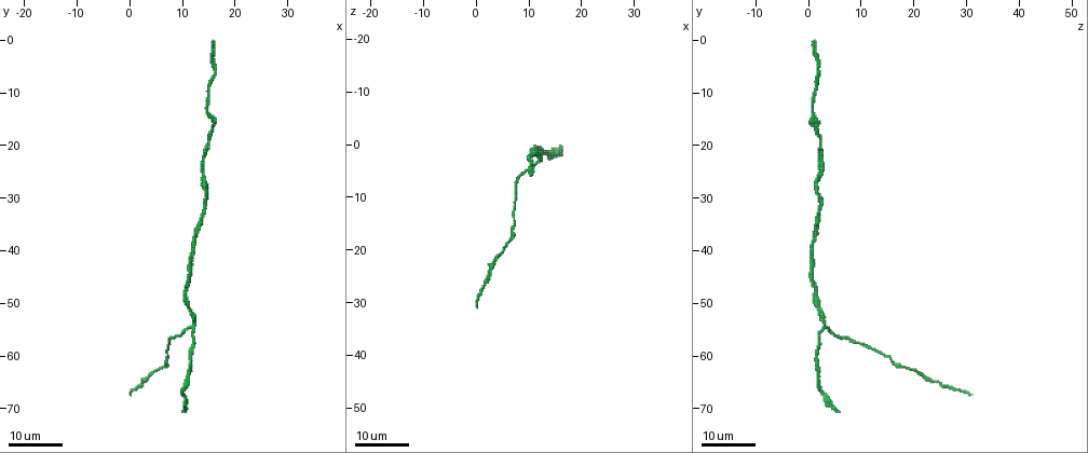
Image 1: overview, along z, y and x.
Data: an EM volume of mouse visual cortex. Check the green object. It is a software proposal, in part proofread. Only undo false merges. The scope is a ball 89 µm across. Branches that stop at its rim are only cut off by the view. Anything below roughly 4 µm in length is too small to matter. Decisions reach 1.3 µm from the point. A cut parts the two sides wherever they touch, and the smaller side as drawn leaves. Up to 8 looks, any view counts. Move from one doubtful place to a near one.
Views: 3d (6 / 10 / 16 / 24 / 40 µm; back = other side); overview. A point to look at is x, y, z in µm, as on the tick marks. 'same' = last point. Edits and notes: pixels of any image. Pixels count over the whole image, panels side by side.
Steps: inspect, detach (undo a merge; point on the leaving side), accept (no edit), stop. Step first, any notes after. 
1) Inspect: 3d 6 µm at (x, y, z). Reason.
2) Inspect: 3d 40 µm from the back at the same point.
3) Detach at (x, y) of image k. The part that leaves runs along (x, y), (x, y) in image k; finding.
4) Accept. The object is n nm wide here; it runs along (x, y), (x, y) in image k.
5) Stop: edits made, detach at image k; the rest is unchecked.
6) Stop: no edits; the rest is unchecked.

Inspect: 3d 24 µm at (14.5, 21.5, 2.5). Calibre changes.

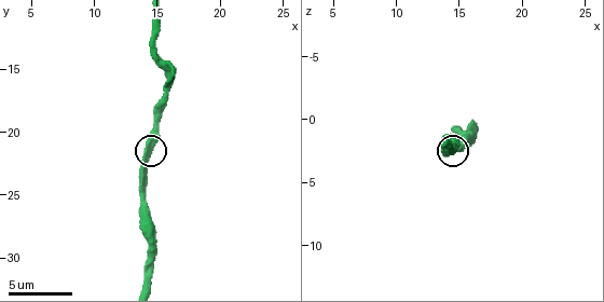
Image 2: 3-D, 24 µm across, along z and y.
Inspect: 3d 10 µm at the same point.

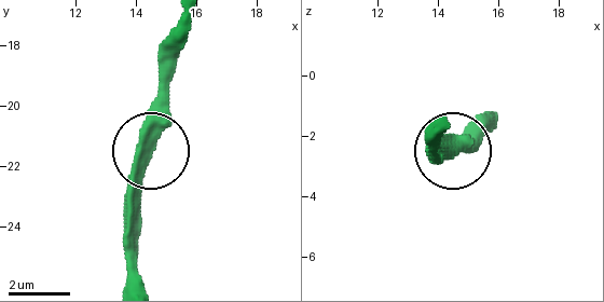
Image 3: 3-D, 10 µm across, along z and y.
Inspect: 3d 10 µm from the back at the same point.

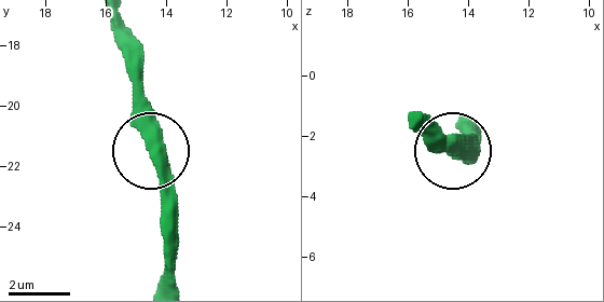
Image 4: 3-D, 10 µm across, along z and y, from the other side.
Accept. Continuous, no second neuron.

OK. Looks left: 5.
Inspect: 3d 16 µm at (15.5, 14.5, 1.0). Thick turns thin.

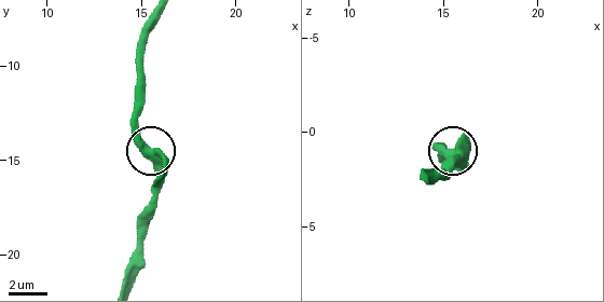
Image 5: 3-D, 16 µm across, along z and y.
Inspect: 3d 10 µm at the same point. Zoom in.

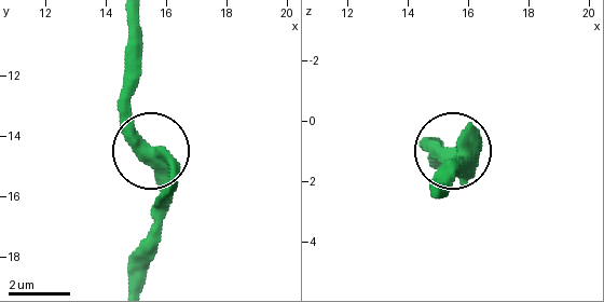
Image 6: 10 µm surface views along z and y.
Accept. The object is 500 nm wide here; it runs along (131, 277), (162, 168), (136, 131), (125, 86) in image 6; all the same neuron.

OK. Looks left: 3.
Inspect: 3d 24 µm at (11.5, 44.0, 0.5).

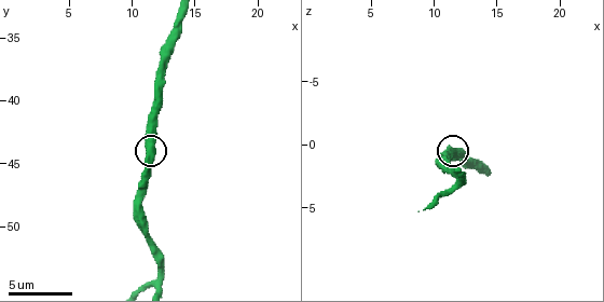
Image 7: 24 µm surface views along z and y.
Inspect: 3d 6 µm at the same point.

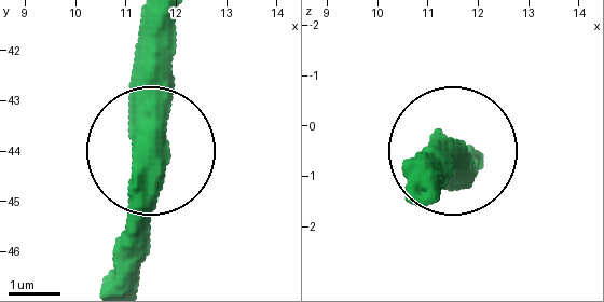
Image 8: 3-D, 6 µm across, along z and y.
Accept. Continuous, no second neuron.

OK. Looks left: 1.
Inspect: 3d 10 µm at (12.0, 54.6, 3.2). Branch point.

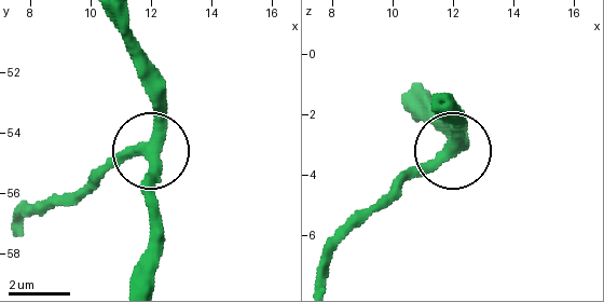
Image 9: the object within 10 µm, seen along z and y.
Accept. The side arm is 19 µm long; 3 arms meet here; one neuron here.

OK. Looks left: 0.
Stop: no edits; the rest is unchecked.

